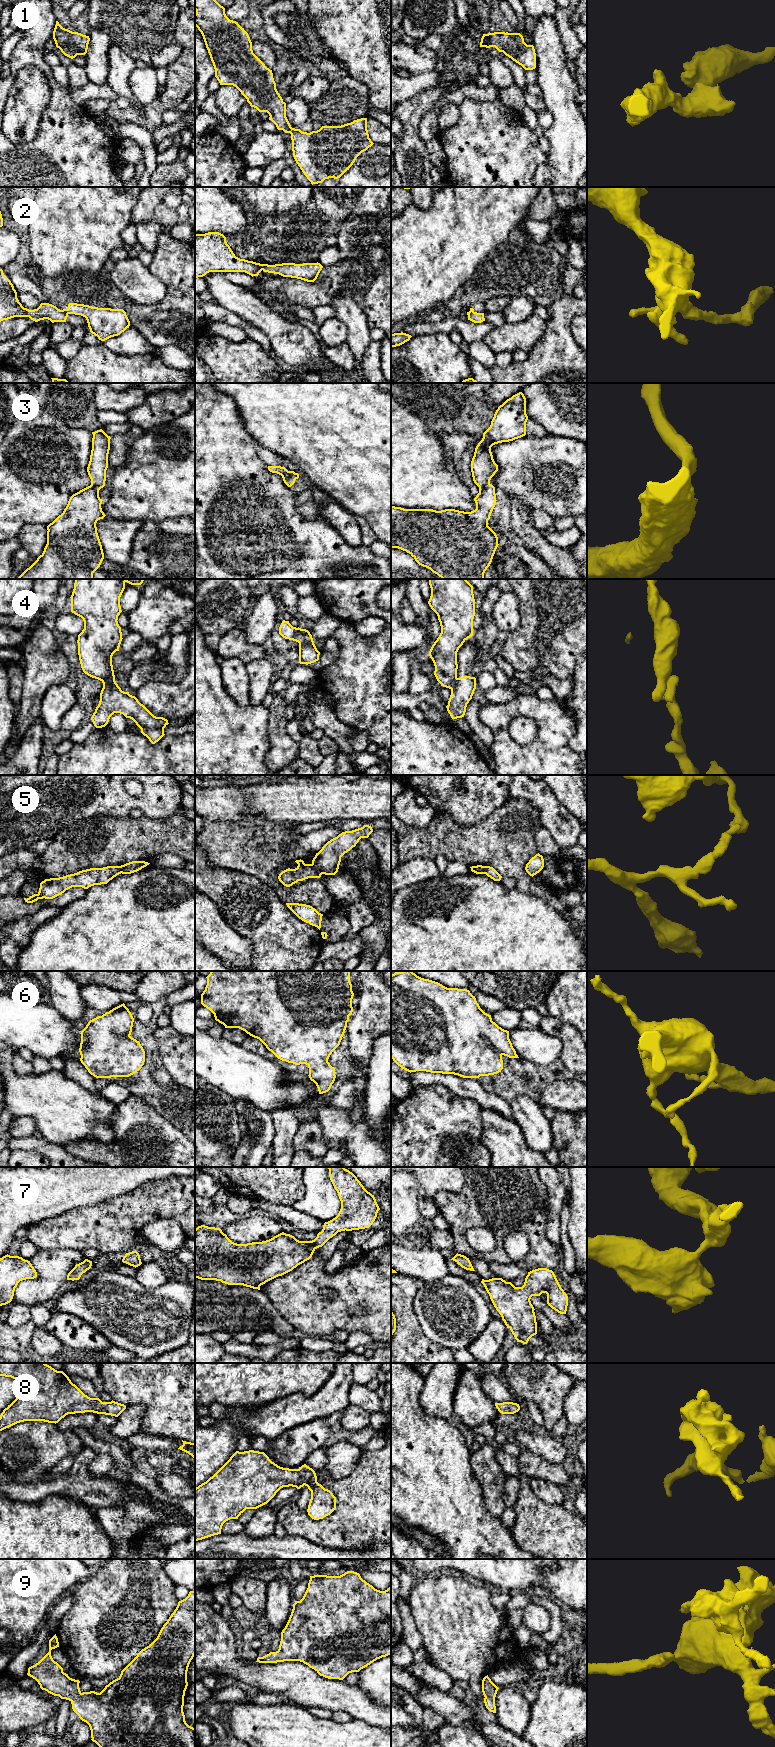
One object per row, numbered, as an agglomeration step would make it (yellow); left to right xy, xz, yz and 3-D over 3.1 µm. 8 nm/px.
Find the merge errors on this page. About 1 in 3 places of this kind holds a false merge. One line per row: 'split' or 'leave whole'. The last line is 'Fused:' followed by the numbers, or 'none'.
1: leave whole
2: split
3: leave whole
4: split
5: split
6: leave whole
7: leave whole
8: leave whole
9: leave whole
Fused: 2, 4, 5

